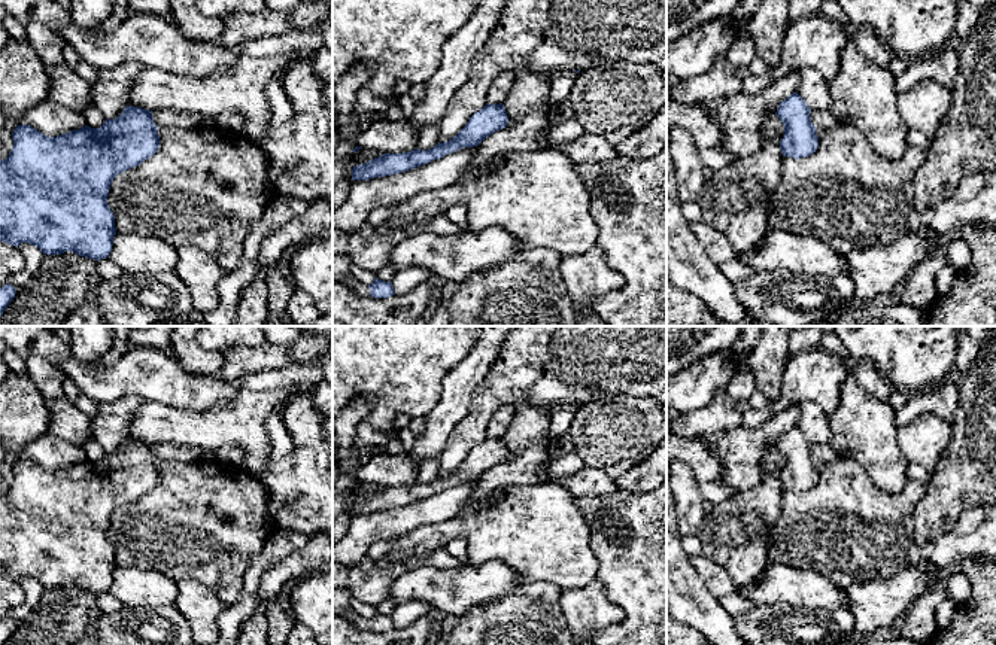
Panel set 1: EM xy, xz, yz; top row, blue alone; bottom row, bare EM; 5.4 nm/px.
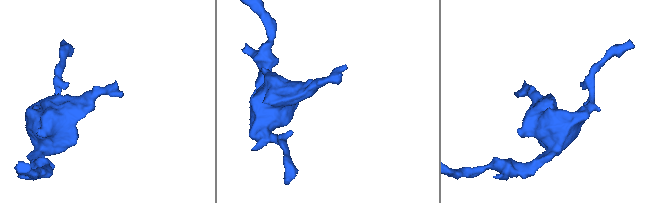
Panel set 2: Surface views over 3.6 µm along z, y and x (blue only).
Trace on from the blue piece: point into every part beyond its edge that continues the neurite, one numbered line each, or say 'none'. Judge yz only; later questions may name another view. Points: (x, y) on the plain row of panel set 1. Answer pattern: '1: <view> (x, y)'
none

